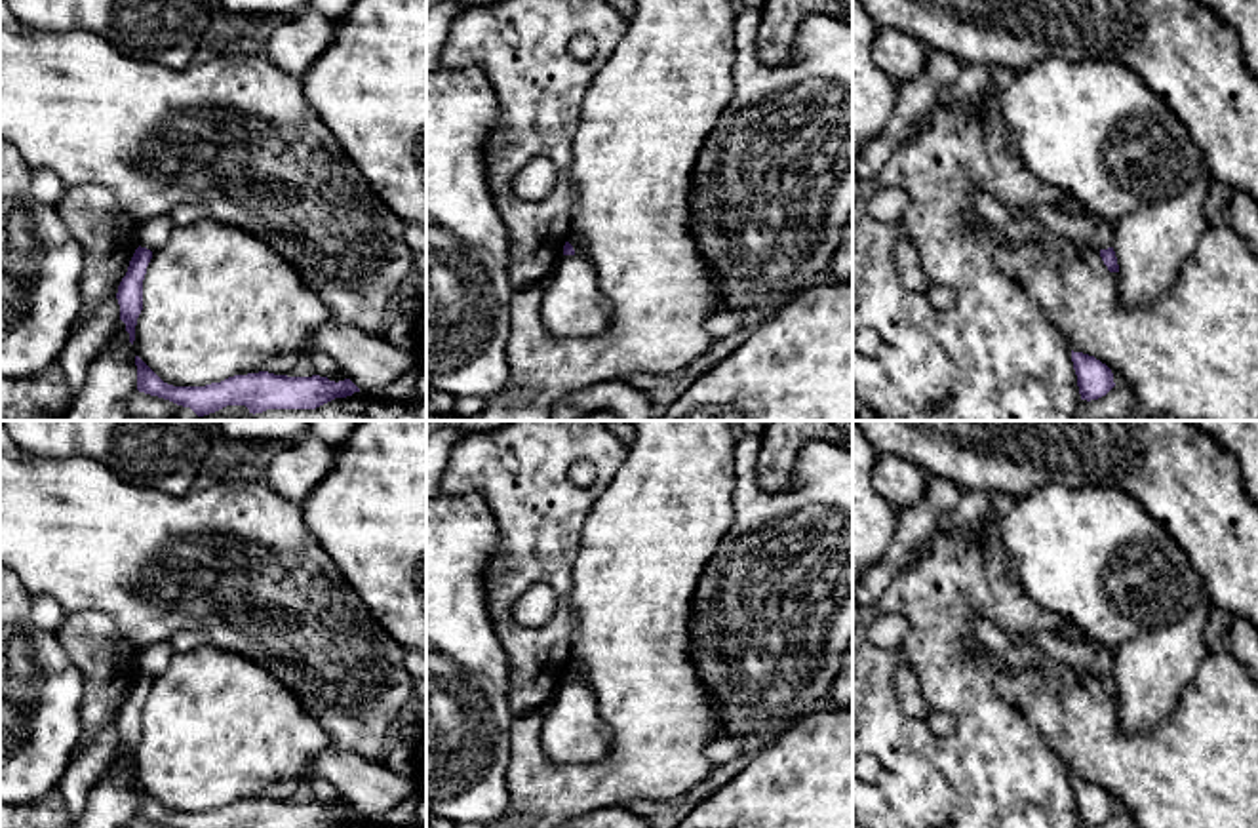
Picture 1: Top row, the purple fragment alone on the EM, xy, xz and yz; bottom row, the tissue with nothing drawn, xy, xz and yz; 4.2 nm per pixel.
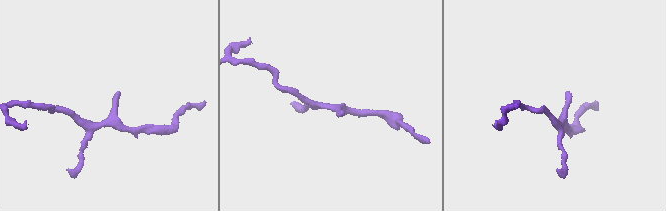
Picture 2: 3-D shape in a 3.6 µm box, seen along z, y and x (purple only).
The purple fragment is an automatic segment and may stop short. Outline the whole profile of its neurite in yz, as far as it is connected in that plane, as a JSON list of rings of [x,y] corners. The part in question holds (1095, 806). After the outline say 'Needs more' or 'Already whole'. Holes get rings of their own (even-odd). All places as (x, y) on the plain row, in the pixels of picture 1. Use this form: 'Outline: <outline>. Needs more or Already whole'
Outline: [[[1071,777],[1071,788],[1081,826],[1098,826],[1115,813],[1111,796],[1094,782]]]. Already whole

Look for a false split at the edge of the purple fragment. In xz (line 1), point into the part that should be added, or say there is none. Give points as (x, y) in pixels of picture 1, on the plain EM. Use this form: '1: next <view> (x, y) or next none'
1: next none

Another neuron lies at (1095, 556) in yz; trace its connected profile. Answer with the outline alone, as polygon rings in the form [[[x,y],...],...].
[[[1047,483],[1018,501],[999,533],[1009,573],[1024,594],[1108,647],[1182,621],[1205,596],[1186,550],[1117,487]]]

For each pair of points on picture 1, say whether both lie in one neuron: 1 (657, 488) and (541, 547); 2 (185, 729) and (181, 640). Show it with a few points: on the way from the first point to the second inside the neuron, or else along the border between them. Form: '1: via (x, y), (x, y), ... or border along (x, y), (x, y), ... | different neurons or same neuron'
1: border along (606, 488), (585, 520), (581, 547), (571, 570) | different neurons
2: border along (208, 642), (176, 653) | different neurons

